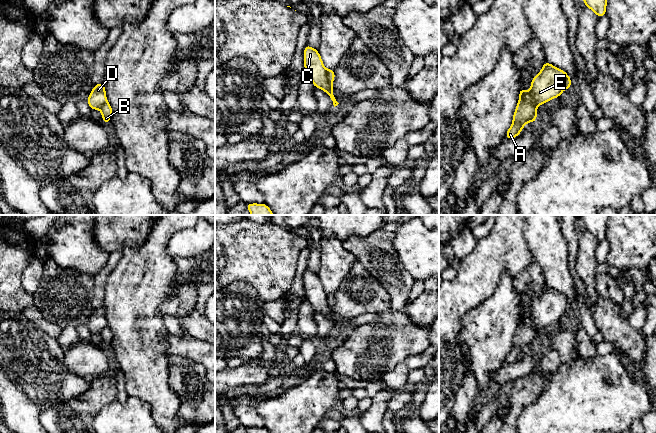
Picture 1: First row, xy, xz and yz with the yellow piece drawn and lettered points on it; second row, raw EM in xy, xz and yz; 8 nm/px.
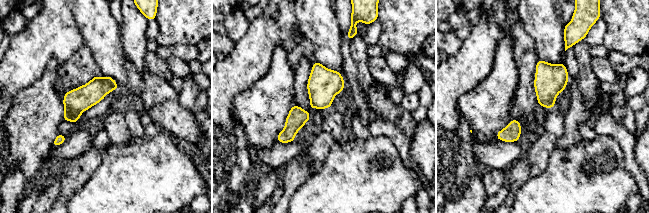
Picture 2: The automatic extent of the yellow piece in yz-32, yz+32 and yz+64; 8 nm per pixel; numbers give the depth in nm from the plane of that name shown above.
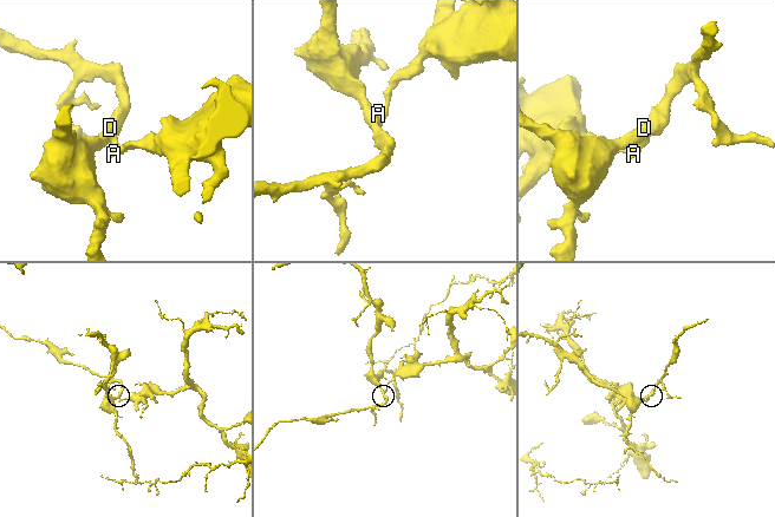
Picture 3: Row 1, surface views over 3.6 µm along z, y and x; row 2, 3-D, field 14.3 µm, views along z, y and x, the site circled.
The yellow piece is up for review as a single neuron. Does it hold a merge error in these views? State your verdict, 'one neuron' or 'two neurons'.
two neurons

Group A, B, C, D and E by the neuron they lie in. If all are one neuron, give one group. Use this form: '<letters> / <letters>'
A B / C D E

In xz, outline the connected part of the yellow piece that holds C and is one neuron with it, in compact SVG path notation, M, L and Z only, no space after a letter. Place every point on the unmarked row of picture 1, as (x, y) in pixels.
M305 269L304 272L304 292L315 312L320 312L326 316L333 325L334 331L339 327L336 325L333 316L334 313L327 302L327 293L325 292L322 282L317 273Z

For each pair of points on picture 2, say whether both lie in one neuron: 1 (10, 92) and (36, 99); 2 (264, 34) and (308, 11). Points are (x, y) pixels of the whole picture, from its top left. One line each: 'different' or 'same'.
1: different
2: different

